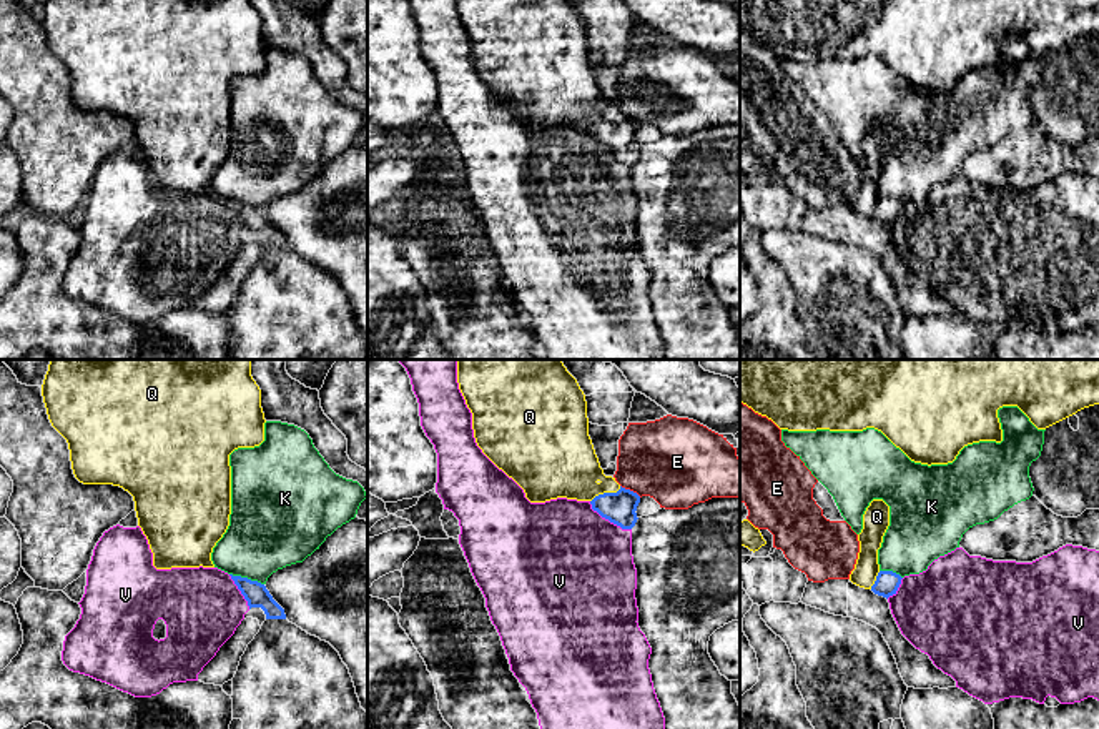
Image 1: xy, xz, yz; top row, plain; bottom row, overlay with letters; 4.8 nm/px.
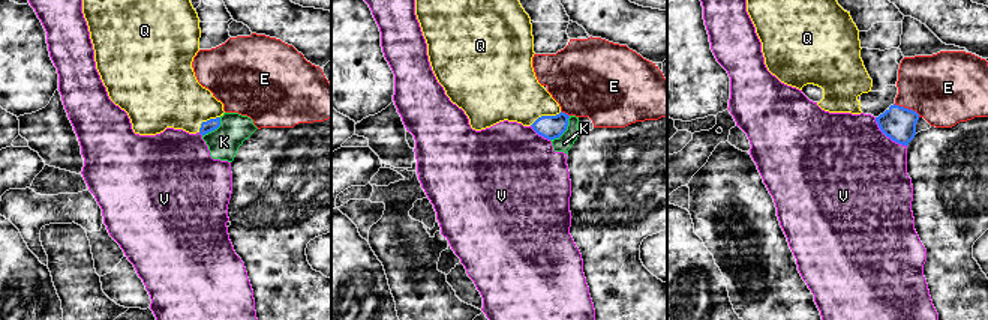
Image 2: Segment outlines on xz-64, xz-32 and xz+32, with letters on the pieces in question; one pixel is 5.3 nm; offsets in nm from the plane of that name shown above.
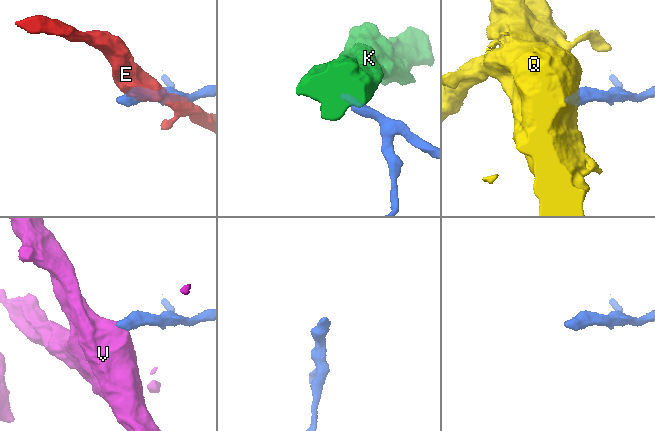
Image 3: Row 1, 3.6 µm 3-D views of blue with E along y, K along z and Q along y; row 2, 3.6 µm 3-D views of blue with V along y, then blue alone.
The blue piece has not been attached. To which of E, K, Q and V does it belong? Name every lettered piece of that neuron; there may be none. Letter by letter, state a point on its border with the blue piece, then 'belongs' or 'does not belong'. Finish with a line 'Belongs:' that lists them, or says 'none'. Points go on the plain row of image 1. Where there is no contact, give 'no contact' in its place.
E: contact xz (629, 117); does not belong
K: contact xy (246, 205); does not belong
Q: contact xz (606, 120); belongs
V: contact xz (609, 147); does not belong
Belongs: Q

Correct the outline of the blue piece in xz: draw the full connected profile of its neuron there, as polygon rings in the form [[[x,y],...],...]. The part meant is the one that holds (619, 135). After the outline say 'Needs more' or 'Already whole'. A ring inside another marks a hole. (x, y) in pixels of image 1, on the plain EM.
[[[457,0],[482,80],[525,120],[530,130],[557,125],[589,128],[602,145],[632,156],[640,123],[605,103],[589,63],[587,28],[570,0]]]. Needs more

